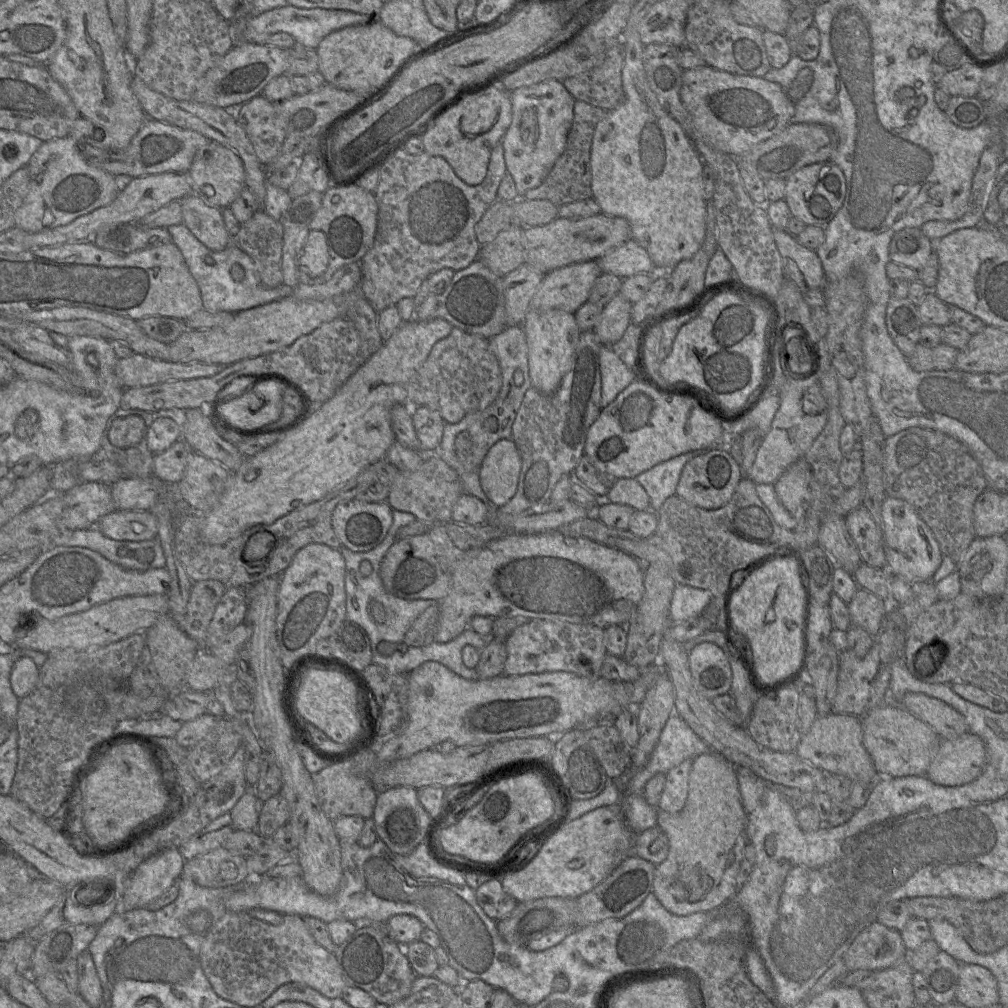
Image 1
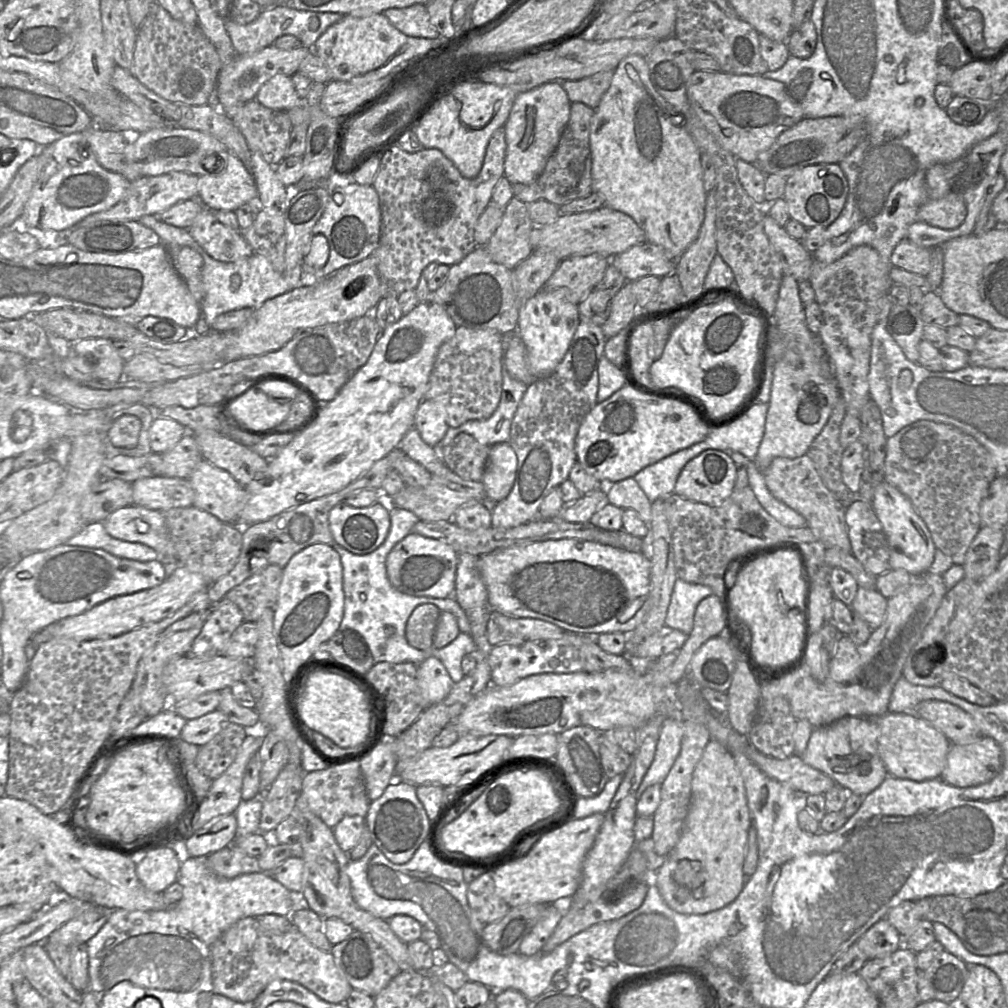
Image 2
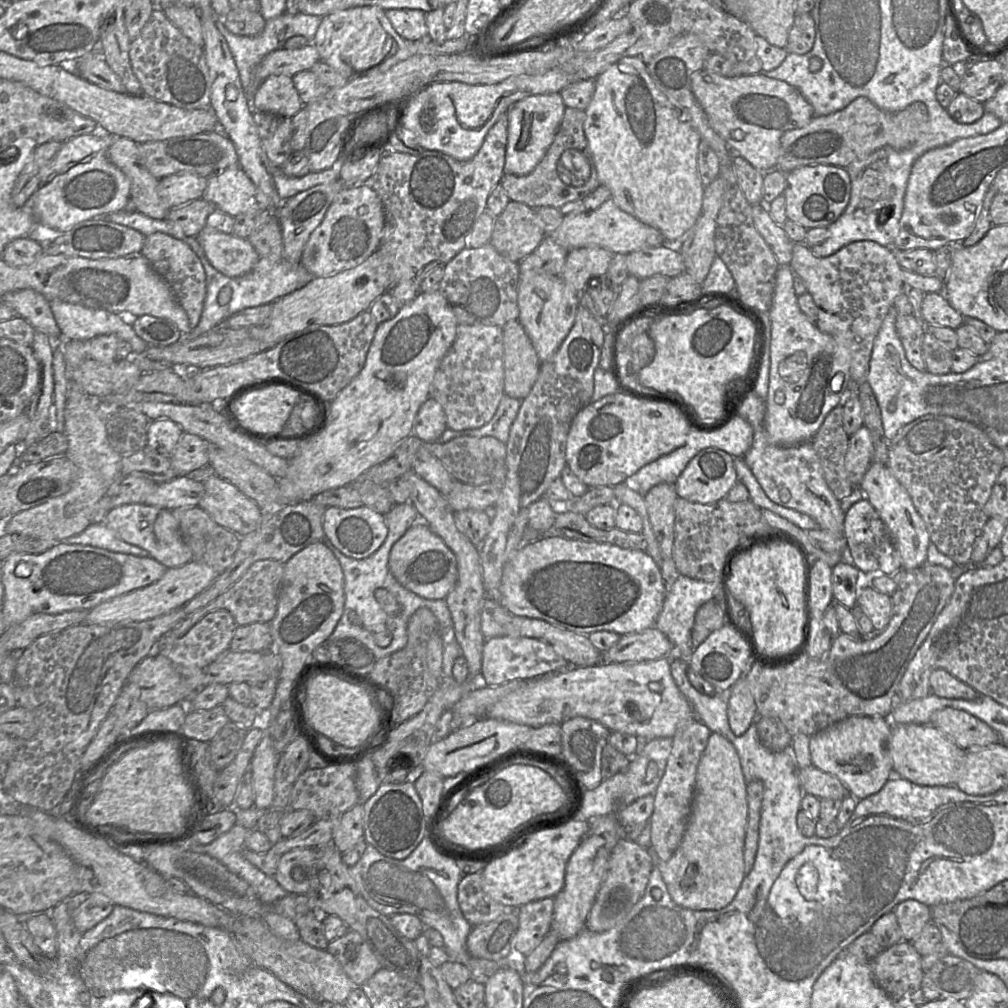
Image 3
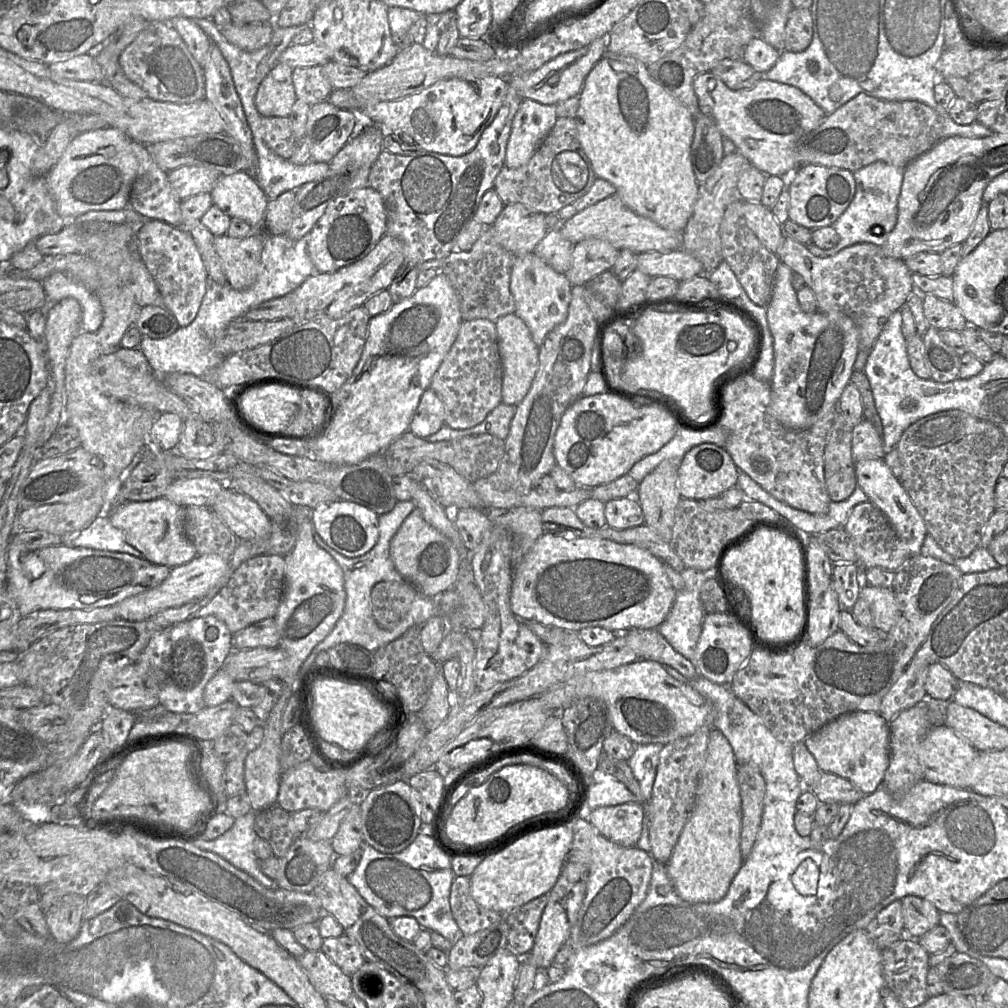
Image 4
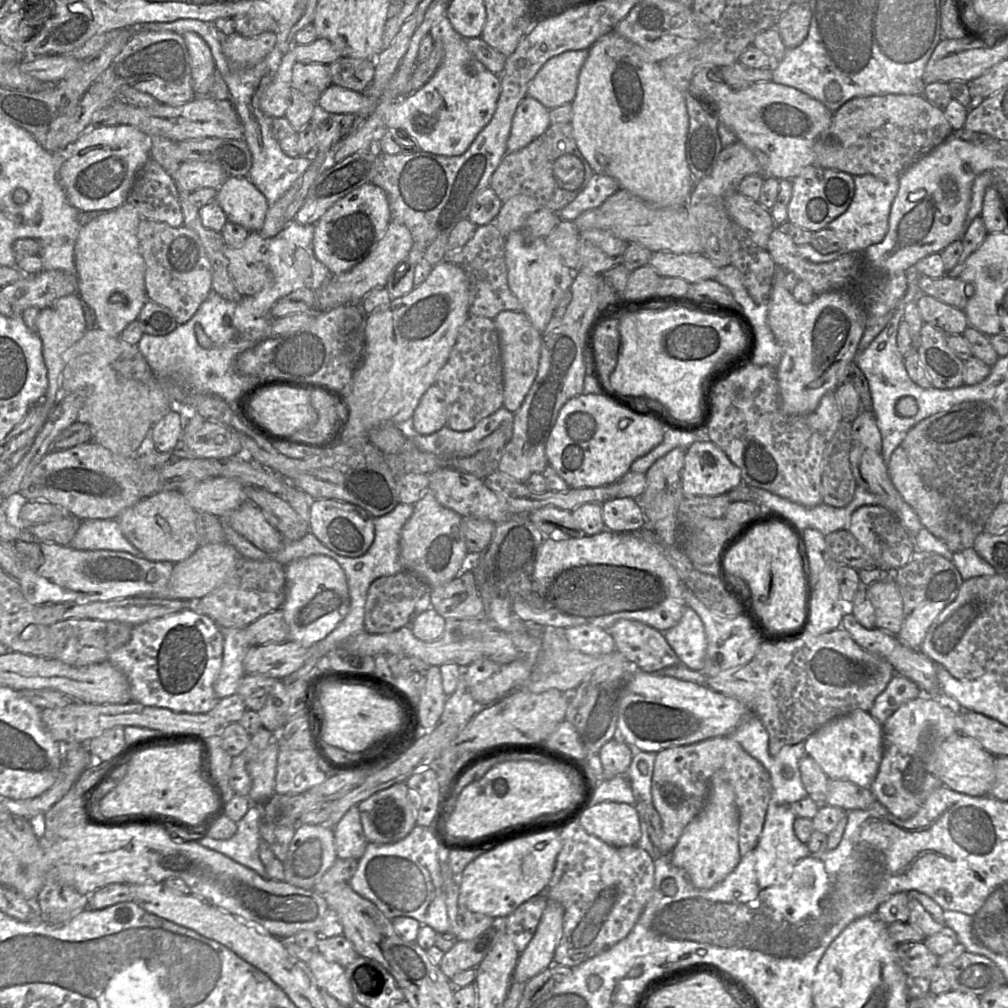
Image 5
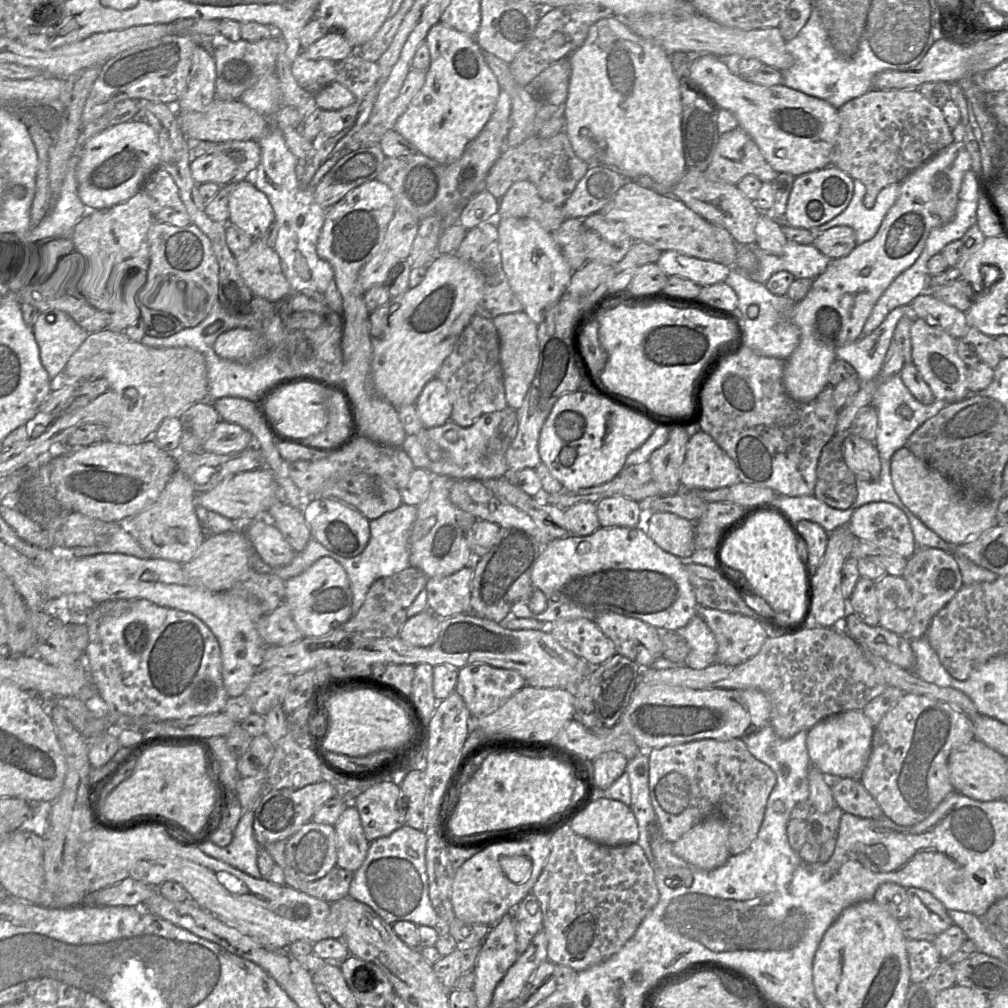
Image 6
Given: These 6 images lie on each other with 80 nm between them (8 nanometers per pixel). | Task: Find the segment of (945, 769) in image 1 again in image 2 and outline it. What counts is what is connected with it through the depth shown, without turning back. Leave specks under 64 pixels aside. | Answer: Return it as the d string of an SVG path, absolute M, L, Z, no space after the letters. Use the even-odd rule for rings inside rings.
M980 736L968 744L952 744L940 778L956 787L973 787L991 781L1001 771L1003 751L992 738Z

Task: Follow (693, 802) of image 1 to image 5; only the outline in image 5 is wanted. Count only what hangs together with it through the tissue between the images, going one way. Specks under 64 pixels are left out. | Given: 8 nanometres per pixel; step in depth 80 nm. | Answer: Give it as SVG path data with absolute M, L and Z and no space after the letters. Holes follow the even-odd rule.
M717 771L710 781L710 791L701 812L686 827L670 853L670 861L683 869L699 889L710 889L723 881L741 860L739 853L739 817L735 794L724 771Z

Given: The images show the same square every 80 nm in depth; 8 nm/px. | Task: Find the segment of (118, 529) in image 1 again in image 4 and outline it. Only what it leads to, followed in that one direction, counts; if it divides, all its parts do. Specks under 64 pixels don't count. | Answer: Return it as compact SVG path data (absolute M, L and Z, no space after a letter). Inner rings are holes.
M164 497L144 502L119 503L108 515L111 523L121 531L125 541L153 564L174 568L197 556L185 533L185 507Z

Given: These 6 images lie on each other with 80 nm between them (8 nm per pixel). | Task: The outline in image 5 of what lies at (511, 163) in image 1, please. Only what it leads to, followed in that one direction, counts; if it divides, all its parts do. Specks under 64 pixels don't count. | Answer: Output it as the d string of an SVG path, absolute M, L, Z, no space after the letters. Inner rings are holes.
M527 95L519 103L513 116L507 152L523 149L542 135L550 125L549 109Z

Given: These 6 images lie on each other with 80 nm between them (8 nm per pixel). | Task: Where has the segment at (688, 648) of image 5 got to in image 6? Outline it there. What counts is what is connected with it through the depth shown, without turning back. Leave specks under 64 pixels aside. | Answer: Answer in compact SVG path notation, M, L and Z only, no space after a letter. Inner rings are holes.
M695 615L684 627L675 631L690 647L684 665L693 669L704 669L716 661L717 642L701 616Z

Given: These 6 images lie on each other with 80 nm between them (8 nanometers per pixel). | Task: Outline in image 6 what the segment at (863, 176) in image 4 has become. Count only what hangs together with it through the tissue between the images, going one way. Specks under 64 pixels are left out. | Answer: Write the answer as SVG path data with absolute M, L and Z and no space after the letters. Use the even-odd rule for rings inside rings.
M860 180L854 181L854 192L847 208L838 216L809 230L815 237L835 226L851 227L856 235L857 245L872 239L878 232L884 217L900 194L900 183L886 186L878 193L871 208L864 206L866 186Z

